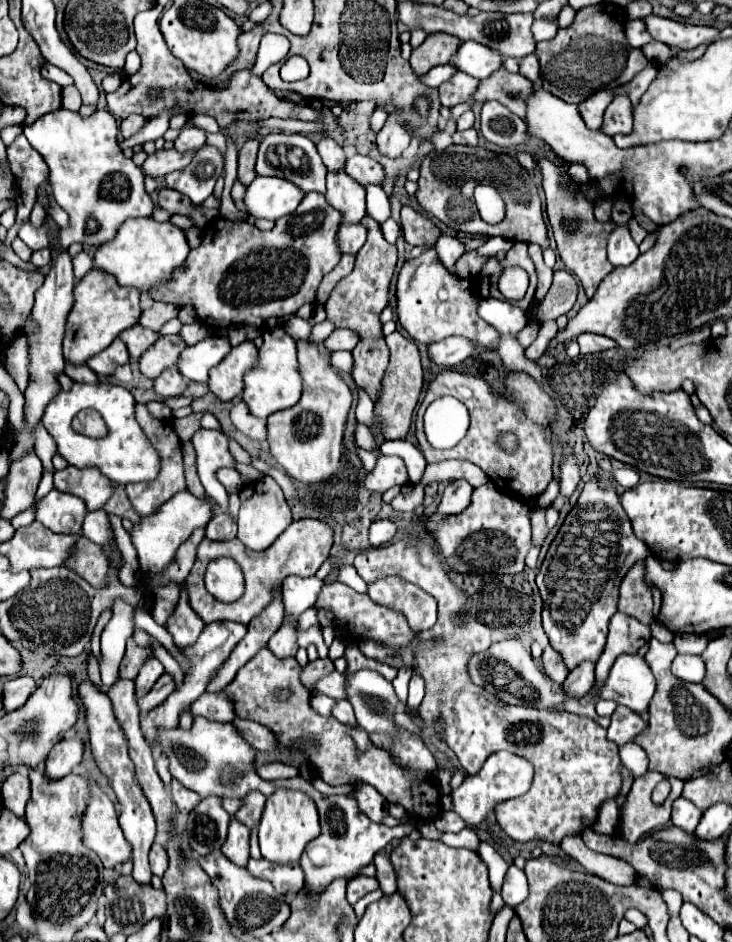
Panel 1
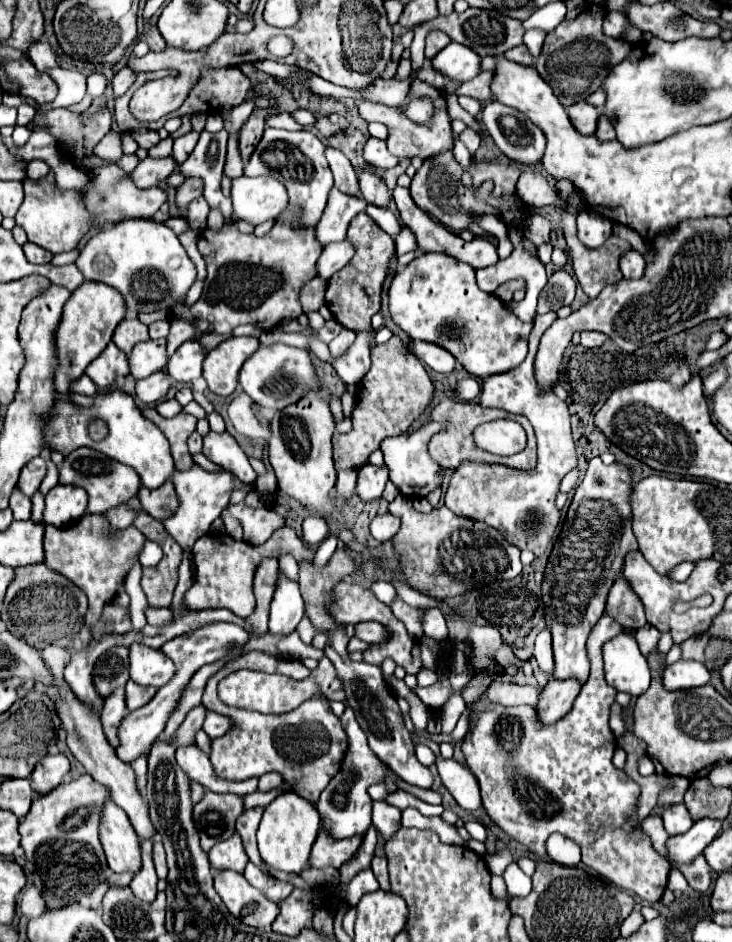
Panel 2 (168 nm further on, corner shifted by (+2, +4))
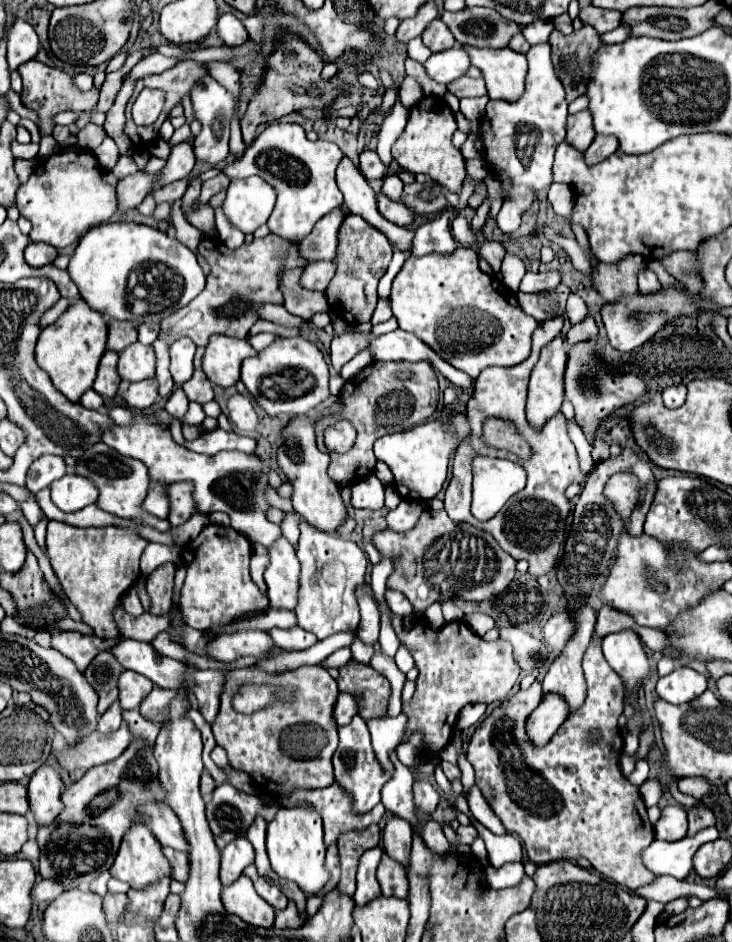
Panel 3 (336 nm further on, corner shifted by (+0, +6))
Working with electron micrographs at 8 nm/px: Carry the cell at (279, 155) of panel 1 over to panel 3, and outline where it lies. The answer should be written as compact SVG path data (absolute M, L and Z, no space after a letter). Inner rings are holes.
M272 122L246 152L234 162L228 162L222 172L228 174L228 178L248 178L252 174L264 178L276 190L276 206L268 218L270 232L300 242L322 216L342 204L342 194L334 180L336 166L342 158L344 154L336 144L326 140L310 142L300 124Z

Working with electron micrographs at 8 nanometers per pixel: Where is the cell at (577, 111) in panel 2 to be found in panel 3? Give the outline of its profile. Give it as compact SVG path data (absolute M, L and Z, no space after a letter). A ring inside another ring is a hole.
M582 110L578 114L568 116L568 120L566 120L566 142L572 148L584 152L592 144L594 136L596 136L596 132L594 132L592 116L588 110Z

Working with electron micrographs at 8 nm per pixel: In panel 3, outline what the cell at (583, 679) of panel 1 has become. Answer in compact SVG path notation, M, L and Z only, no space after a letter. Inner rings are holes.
M546 694L546 700L528 716L526 734L534 746L544 746L568 718L568 706L558 694Z

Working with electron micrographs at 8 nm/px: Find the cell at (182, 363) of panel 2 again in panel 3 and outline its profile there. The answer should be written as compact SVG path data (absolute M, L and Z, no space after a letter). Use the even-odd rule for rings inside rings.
M180 338L170 346L170 374L176 384L184 384L192 376L194 352L196 346L190 338Z

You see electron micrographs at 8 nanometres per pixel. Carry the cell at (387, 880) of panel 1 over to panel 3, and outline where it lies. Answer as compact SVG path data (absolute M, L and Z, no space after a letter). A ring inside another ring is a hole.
M388 854L382 856L380 866L378 866L378 882L382 886L384 896L396 896L396 898L406 898L408 896L408 878L406 878L406 868L394 862Z

